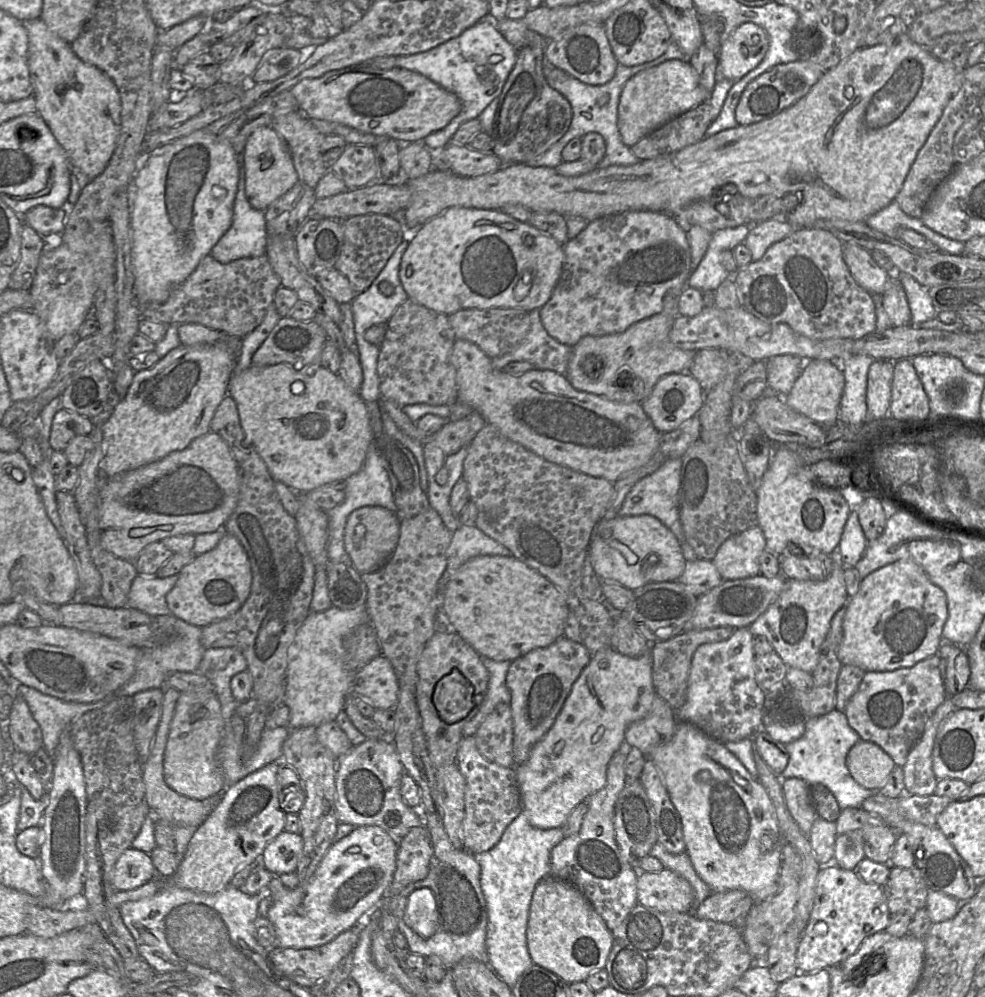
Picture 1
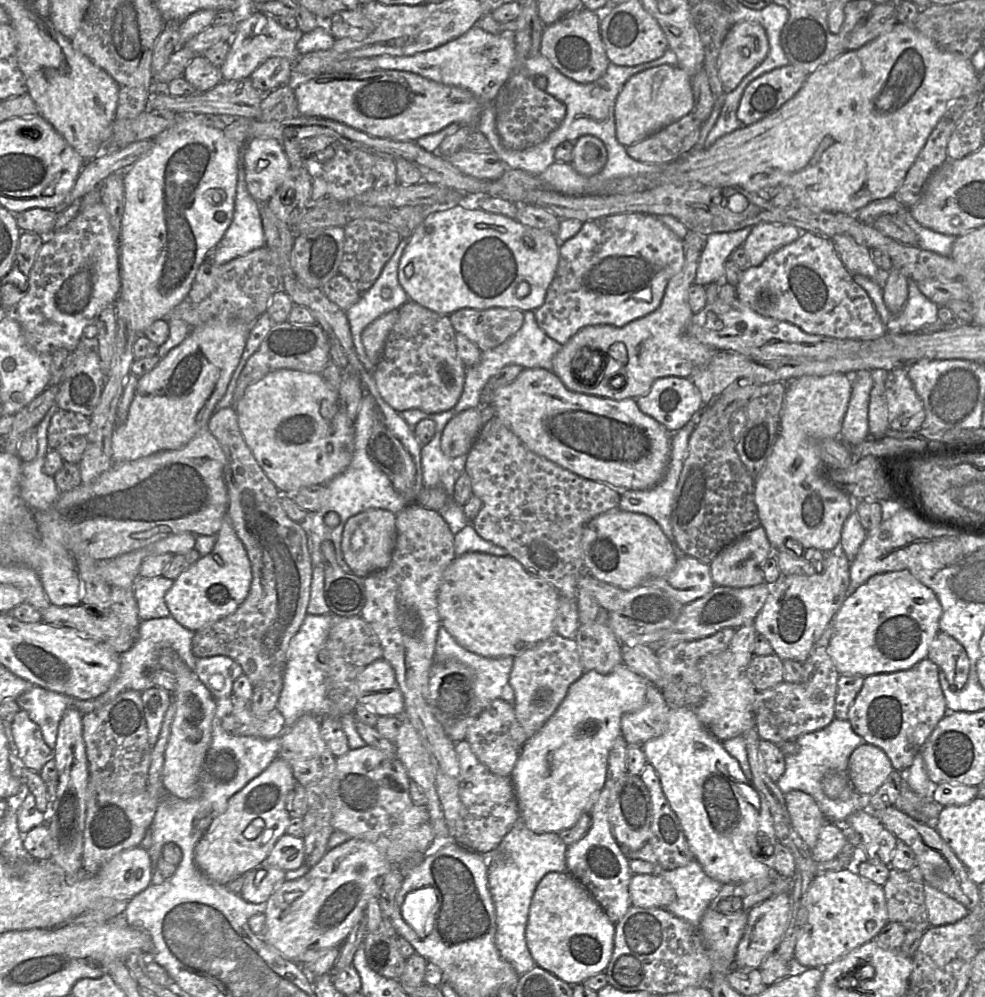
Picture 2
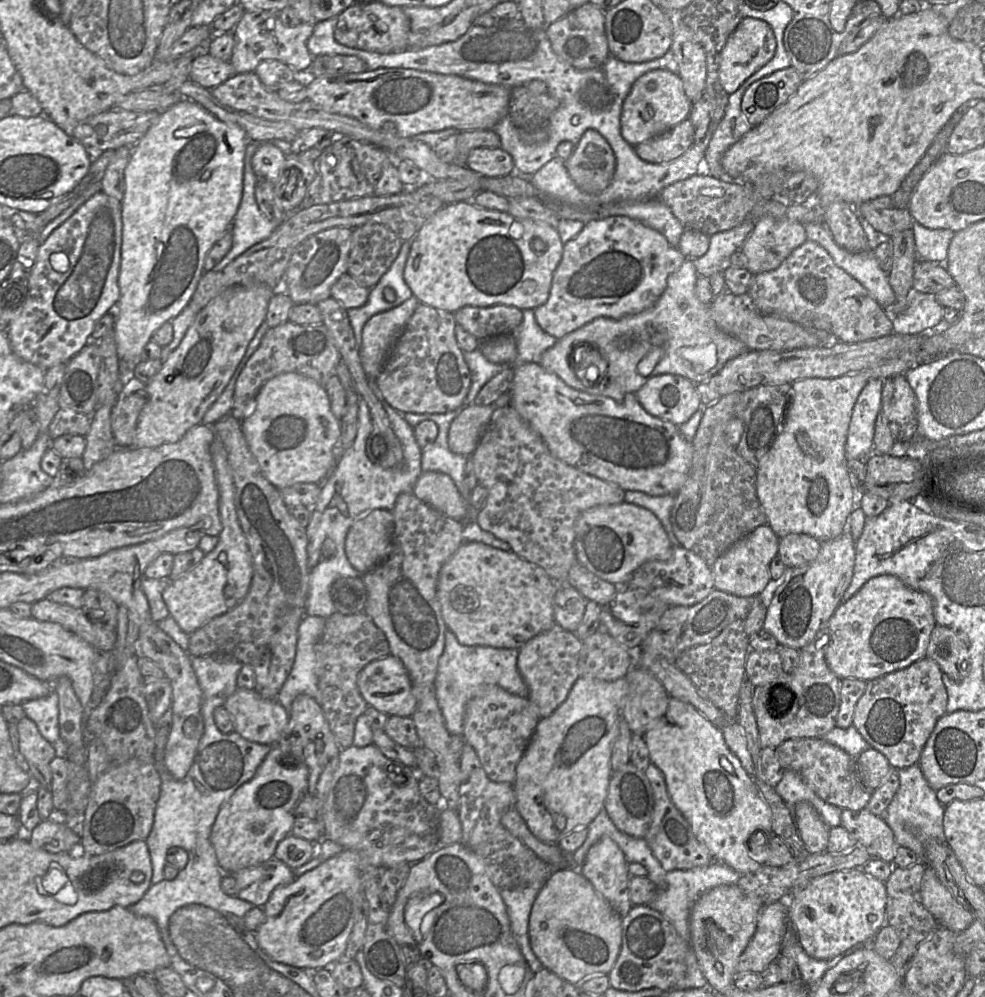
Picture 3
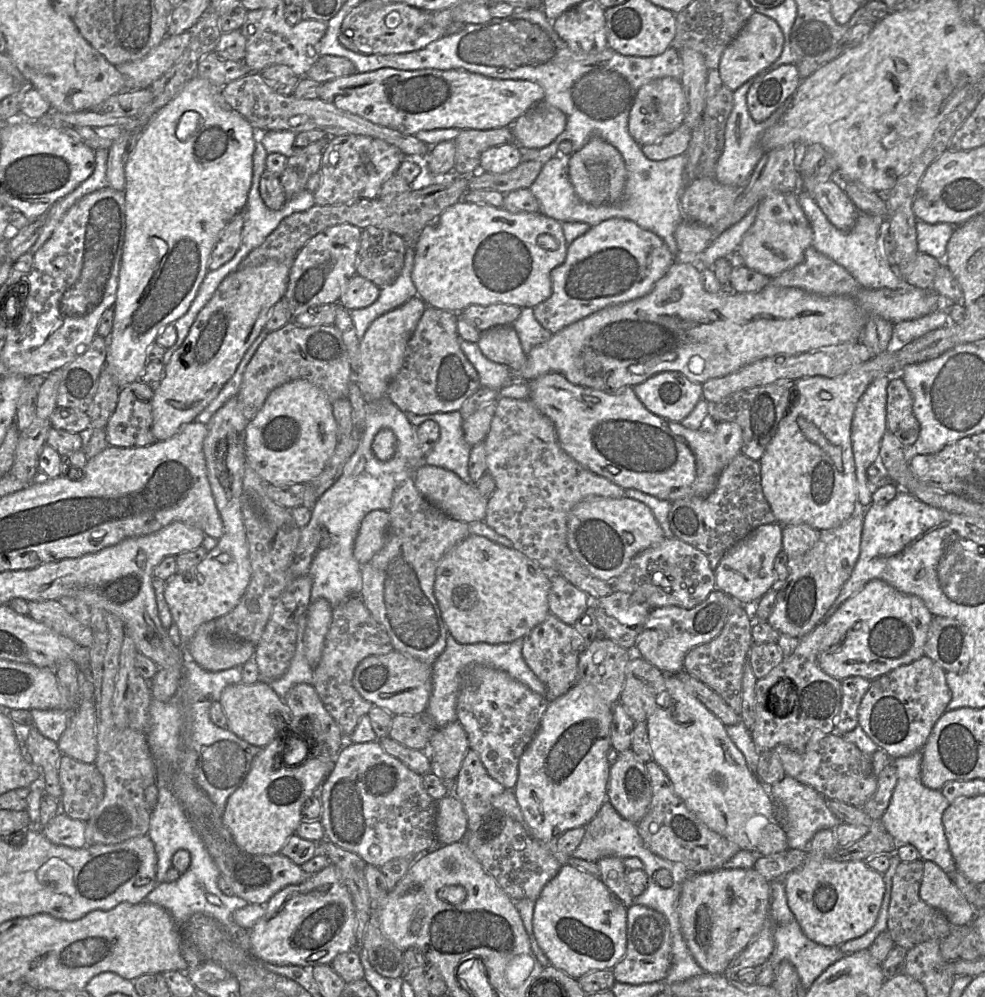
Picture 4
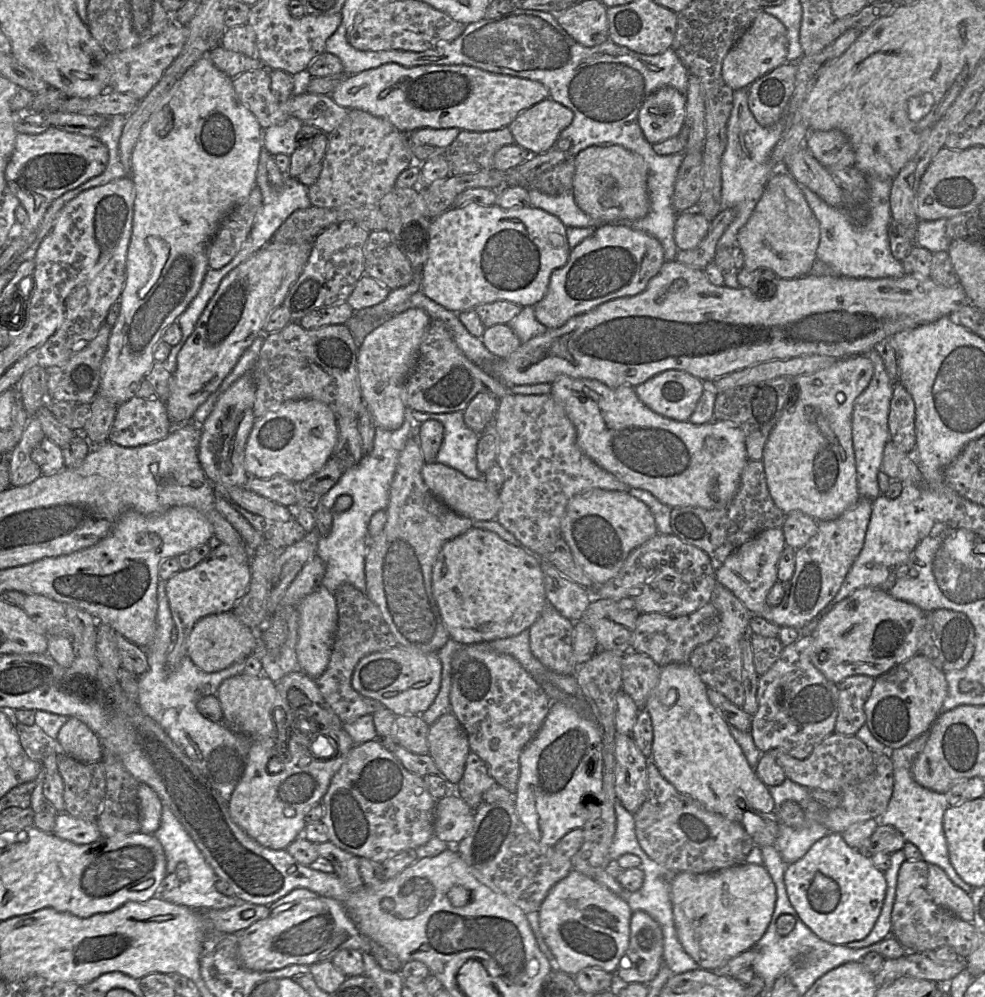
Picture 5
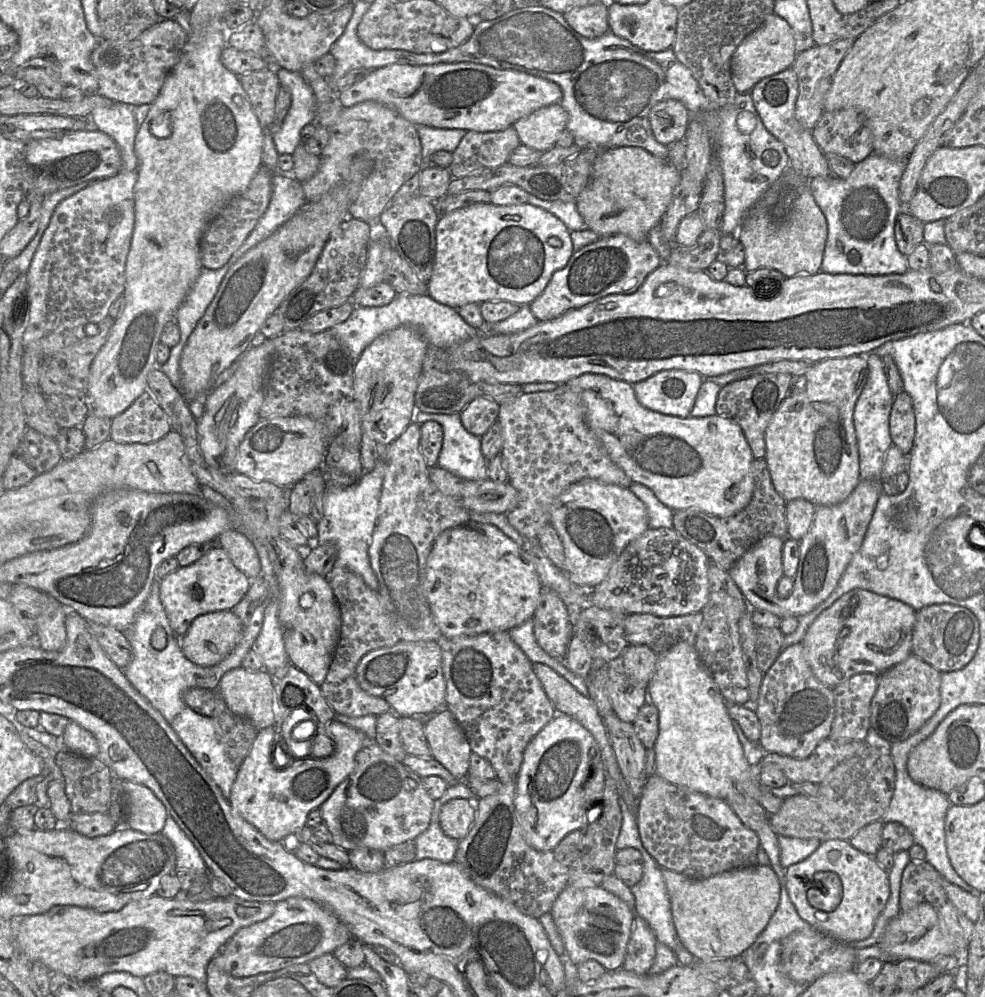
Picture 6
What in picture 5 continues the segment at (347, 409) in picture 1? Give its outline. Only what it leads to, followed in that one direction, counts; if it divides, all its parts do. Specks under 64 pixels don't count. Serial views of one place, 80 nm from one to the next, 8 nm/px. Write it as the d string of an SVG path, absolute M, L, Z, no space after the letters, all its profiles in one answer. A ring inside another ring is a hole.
M314 399L286 401L256 419L246 442L245 469L251 477L259 479L283 477L291 482L300 483L326 464L333 455L337 439L336 416L326 404Z

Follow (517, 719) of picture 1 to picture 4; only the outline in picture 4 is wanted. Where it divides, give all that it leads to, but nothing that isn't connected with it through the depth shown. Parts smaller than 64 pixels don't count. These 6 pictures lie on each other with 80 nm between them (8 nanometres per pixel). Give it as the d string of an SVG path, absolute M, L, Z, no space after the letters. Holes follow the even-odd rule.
M552 613L535 626L524 638L522 657L537 678L546 686L545 699L549 702L565 694L577 680L578 660L580 656L580 638L573 626L563 623Z

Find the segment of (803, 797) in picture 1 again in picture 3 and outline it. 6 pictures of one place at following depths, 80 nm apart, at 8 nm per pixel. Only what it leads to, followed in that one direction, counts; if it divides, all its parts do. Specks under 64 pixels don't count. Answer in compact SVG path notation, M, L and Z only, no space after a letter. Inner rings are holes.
M801 801L794 806L793 810L795 824L808 854L825 851L830 828L815 807L809 802Z

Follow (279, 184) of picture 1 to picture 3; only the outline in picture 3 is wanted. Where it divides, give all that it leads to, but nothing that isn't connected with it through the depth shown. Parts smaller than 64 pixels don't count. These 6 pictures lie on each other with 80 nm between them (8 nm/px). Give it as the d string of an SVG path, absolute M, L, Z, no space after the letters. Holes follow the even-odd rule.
M272 142L261 143L252 157L252 168L258 178L275 184L287 156Z

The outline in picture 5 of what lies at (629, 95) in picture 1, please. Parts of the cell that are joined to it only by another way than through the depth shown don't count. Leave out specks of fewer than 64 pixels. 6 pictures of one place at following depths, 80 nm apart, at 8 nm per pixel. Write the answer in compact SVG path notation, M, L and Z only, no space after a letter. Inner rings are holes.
M664 87L646 99L639 112L639 124L647 141L656 144L679 136L685 116L685 95Z

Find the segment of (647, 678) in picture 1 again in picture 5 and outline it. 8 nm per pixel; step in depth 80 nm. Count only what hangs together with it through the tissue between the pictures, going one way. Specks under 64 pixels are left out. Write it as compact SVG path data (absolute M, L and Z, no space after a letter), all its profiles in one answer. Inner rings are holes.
M552 702L534 738L520 755L520 774L514 804L517 815L531 837L539 844L554 847L567 833L583 828L593 810L604 800L602 728L591 717L583 716L563 702ZM585 794L594 794L584 799Z

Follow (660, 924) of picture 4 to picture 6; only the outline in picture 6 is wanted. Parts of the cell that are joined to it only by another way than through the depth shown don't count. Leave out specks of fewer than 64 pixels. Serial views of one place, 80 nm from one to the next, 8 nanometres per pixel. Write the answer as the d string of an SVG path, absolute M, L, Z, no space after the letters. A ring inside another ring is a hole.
M635 916L622 968L640 975L649 973L654 962L657 941L648 923Z

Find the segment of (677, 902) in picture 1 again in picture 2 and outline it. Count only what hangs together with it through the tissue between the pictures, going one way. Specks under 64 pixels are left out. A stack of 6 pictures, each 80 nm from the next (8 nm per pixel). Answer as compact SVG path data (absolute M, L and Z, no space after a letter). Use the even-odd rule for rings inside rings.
M636 874L629 884L632 905L641 908L666 908L676 900L672 885L658 874Z

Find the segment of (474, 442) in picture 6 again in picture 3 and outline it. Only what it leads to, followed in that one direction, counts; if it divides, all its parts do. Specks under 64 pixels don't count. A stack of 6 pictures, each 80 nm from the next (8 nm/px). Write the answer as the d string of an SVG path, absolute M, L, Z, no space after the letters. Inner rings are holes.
M459 411L444 414L403 414L406 422L413 428L423 421L433 421L438 425L439 433L435 442L422 449L422 472L441 472L448 475L455 483L460 494L467 499L471 490L464 483L464 471L468 456L455 454L448 447L448 433L452 421L458 416Z

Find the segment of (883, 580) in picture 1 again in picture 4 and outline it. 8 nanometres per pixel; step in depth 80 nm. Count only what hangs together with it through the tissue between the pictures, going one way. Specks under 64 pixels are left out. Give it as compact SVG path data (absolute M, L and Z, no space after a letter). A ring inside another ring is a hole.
M872 580L847 599L826 622L818 665L826 674L840 681L851 676L873 681L925 655L924 646L932 619L933 615L919 597L904 594L883 580Z

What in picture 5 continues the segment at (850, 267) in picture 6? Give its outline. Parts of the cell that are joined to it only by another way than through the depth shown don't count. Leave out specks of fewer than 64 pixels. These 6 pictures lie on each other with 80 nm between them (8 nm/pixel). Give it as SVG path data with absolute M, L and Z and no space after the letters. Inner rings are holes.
M867 177L865 199L853 199L845 194L843 205L834 207L824 202L805 186L801 190L820 226L817 258L829 265L838 275L856 279L900 279L905 273L902 262L891 253L888 227L892 221L890 192L893 180Z

